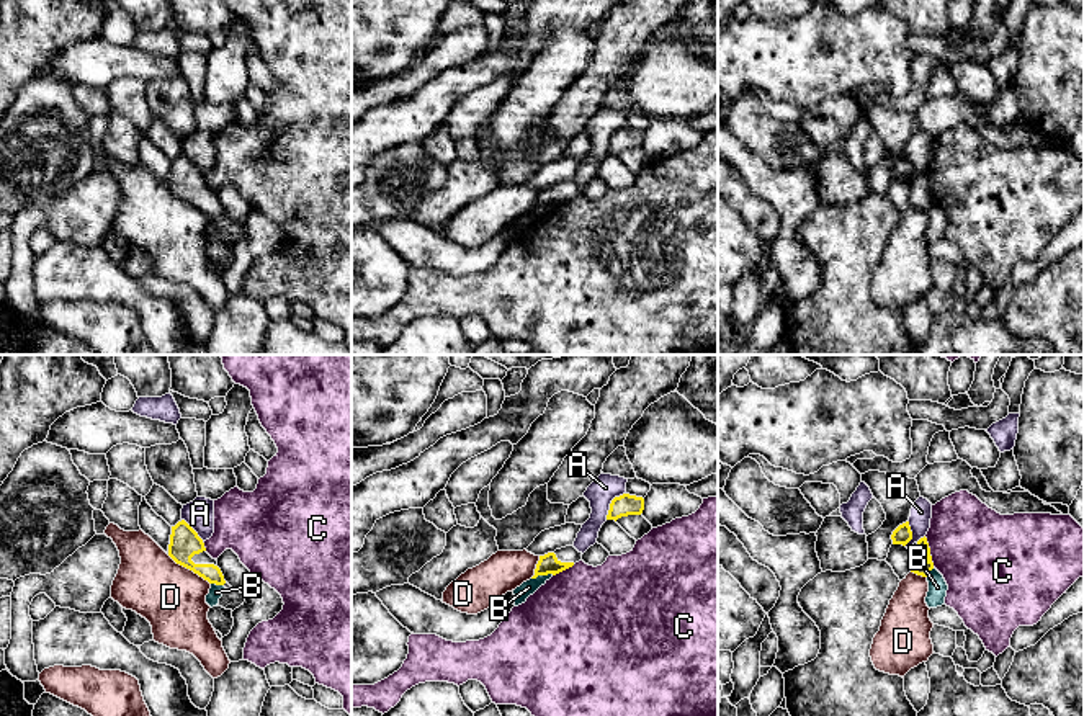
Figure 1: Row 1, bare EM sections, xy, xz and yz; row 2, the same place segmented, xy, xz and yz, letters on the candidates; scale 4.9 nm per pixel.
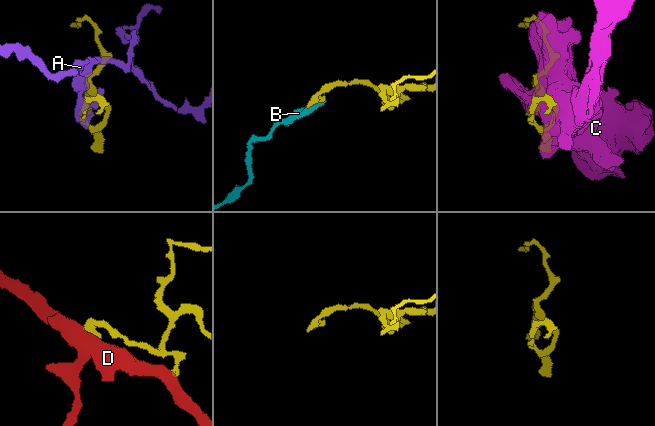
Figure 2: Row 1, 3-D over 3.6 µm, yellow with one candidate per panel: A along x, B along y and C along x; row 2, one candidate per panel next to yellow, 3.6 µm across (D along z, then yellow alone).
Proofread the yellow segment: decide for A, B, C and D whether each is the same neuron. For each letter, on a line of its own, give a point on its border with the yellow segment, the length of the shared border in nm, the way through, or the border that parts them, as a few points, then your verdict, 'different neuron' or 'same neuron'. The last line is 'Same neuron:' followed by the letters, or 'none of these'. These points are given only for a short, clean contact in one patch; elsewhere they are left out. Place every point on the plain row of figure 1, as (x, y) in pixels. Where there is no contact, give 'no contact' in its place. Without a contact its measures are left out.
A: meets yellow in xz at (610, 138); contact 170 nm long; different neuron
B: meets yellow in xz at (542, 208); contact 110 nm long; border along xz (553, 208), (538, 208), (532, 213); different neuron
C: meets yellow in yz at (929, 185); contact 160 nm long; different neuron
D: meets yellow in xy at (188, 201); contact 260 nm long; different neuron
Same neuron: none of these

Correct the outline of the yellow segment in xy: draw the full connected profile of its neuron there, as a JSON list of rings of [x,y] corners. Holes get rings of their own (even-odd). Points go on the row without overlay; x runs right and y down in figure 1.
[[[185,154],[172,160],[168,190],[209,217],[224,219],[227,224],[232,224],[224,214],[217,195],[206,186],[203,173]]]

